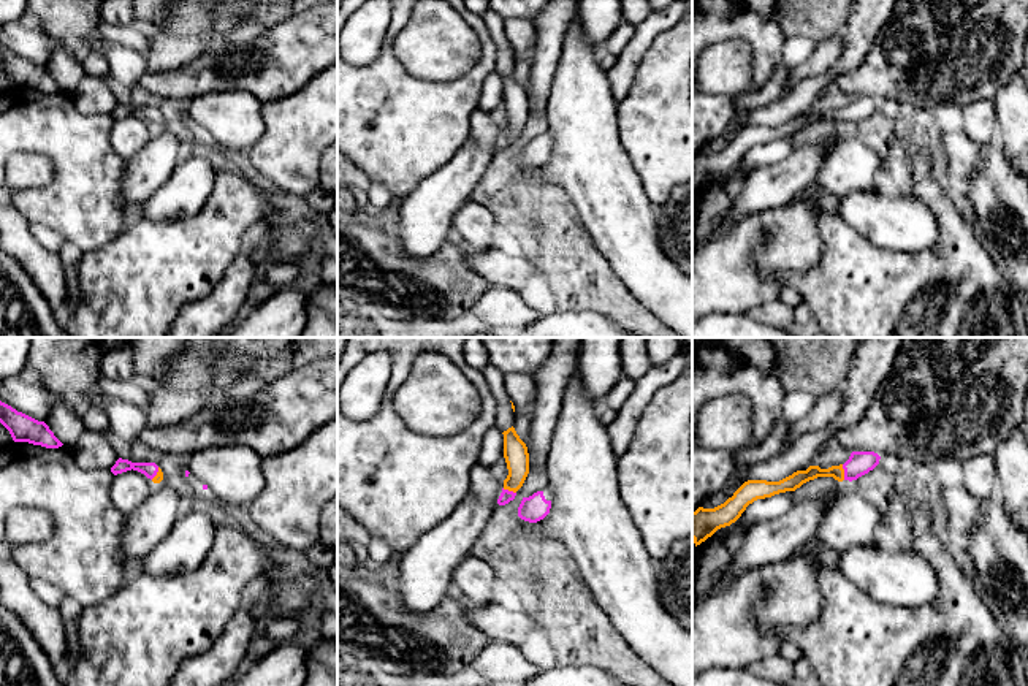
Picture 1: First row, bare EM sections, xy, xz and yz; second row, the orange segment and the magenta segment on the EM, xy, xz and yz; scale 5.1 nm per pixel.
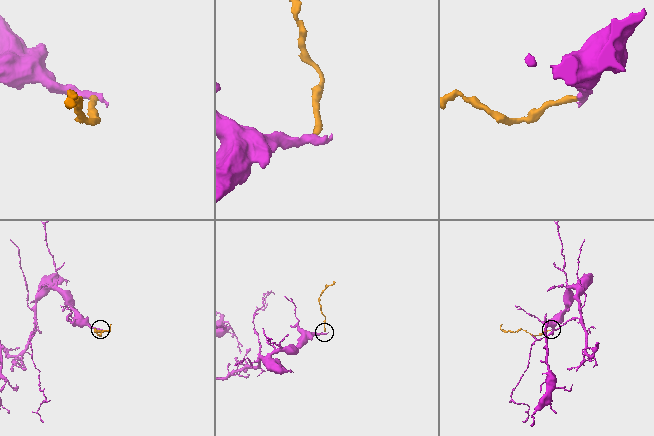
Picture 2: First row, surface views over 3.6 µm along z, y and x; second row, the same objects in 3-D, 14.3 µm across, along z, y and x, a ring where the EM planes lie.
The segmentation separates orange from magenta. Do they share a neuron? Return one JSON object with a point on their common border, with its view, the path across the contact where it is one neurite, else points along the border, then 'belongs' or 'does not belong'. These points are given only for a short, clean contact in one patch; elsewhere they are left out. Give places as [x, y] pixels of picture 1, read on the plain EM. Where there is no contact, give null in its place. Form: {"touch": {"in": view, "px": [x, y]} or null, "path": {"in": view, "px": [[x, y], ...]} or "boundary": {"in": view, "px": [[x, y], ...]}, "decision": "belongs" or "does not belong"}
{"touch": {"in": "yz", "px": [843, 118]}, "path": {"in": "yz", "px": [[797, 124], [811, 118], [843, 118], [859, 108]]}, "decision": "belongs"}

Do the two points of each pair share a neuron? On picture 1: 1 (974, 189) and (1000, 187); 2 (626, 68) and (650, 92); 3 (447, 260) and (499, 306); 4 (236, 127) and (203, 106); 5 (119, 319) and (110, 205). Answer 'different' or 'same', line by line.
1: same
2: different
3: different
4: same
5: different

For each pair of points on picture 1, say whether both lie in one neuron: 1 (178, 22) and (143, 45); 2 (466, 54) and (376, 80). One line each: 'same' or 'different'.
1: different
2: different

